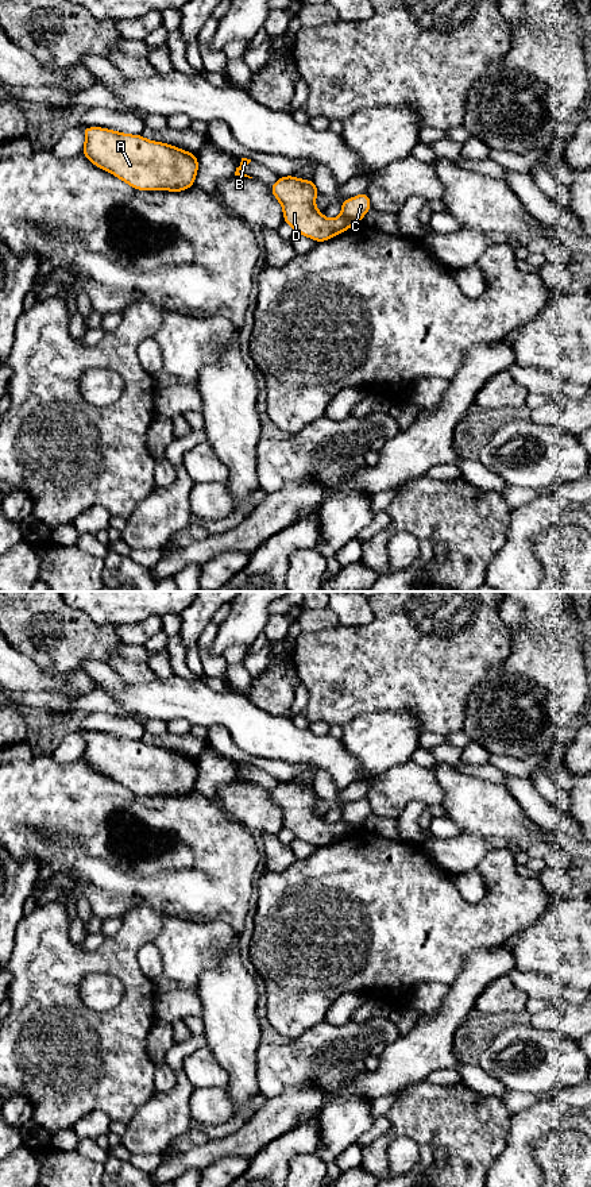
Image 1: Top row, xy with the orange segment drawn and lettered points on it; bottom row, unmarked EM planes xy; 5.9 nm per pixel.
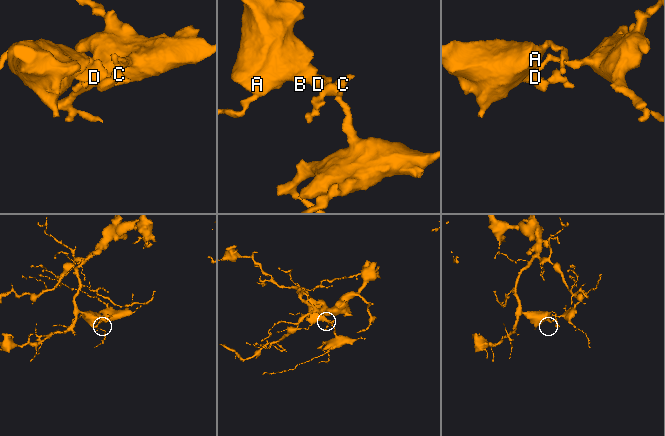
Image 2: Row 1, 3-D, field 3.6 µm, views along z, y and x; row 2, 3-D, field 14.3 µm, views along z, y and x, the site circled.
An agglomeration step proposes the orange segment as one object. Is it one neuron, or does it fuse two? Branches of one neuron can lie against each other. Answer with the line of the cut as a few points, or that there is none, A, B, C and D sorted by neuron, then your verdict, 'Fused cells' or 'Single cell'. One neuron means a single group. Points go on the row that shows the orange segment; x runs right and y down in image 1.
Split along xy (342, 215), (355, 223). Groups: A B D / C. Fused cells

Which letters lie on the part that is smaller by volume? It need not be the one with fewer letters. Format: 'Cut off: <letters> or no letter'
Cut off: C

